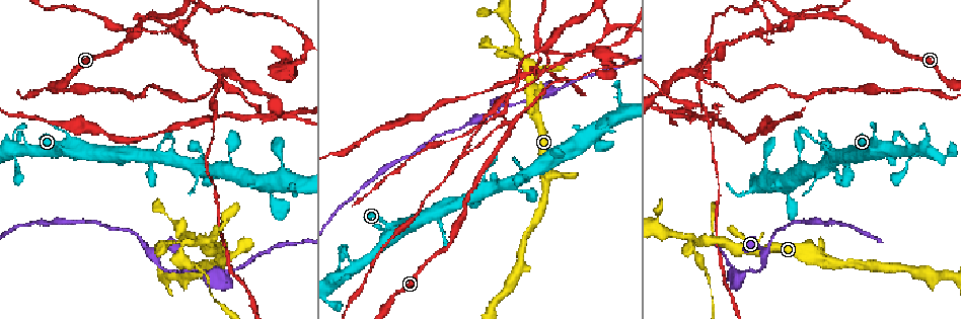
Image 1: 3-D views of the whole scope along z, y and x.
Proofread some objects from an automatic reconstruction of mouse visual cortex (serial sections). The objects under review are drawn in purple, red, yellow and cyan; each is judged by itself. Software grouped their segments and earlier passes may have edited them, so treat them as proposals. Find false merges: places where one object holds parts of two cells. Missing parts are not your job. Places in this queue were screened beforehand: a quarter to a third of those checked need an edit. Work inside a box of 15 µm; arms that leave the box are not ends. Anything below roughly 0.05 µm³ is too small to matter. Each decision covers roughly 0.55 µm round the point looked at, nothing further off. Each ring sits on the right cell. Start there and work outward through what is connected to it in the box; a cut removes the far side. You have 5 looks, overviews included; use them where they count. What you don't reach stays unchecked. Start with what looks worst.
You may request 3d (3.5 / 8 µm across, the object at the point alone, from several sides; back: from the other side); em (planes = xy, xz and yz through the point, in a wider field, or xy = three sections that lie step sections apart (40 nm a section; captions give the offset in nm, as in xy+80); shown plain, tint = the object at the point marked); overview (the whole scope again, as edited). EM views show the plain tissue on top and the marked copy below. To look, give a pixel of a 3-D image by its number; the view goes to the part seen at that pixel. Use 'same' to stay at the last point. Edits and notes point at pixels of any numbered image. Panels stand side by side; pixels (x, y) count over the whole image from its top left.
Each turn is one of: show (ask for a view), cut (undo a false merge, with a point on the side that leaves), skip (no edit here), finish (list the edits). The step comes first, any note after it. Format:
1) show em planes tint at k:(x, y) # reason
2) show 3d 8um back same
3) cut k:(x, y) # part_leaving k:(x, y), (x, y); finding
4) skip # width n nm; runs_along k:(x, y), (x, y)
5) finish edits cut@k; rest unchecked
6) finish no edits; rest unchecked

show 3d 3.5um at 1:(153, 255) # thin neck

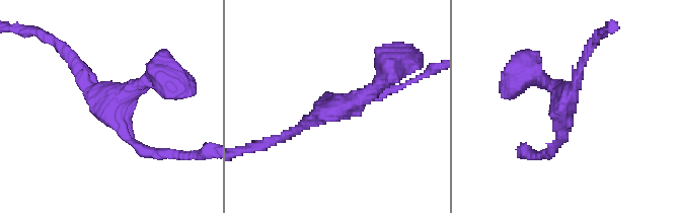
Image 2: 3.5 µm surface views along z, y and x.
show em planes tint at 2:(117, 100) # arms 3; arm_widths 150, 150, 200 nm; now the EM

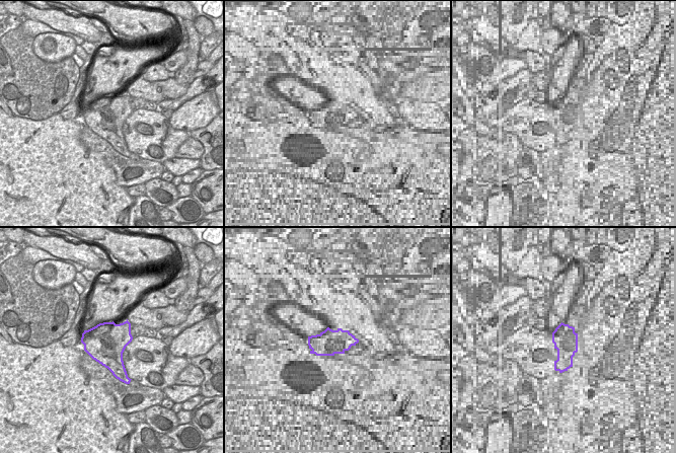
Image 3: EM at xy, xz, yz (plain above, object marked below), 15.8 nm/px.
skip # runs_along 2:(528, 73), (565, 100), (551, 150); continuous, no second cell

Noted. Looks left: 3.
show 3d 8um at 1:(213, 277) # arms part here

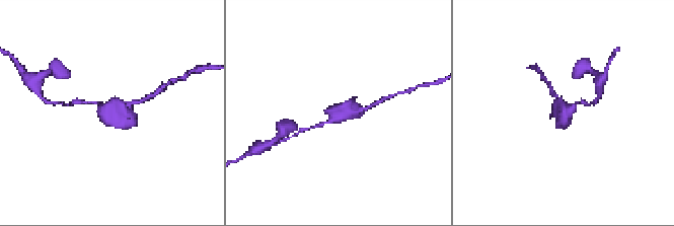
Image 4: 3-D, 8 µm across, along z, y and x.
show em xy step 3 tint at 4:(570, 108) # now the EM

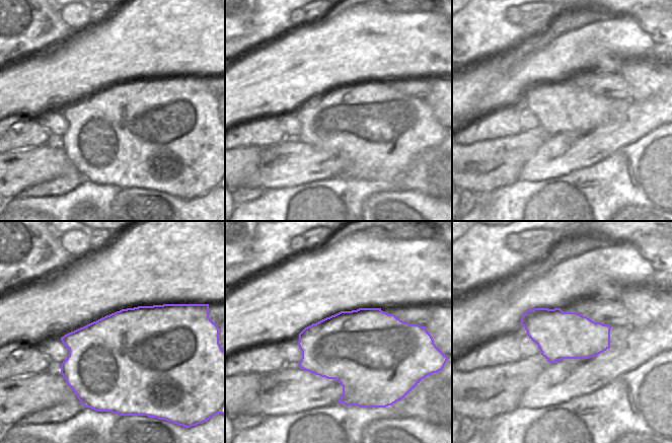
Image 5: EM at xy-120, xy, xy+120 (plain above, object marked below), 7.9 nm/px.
skip # width 650 nm; runs_along 4:(319, 126), (344, 112), (370, 106); all the same cell

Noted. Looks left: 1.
finish no edits; rest unchecked

